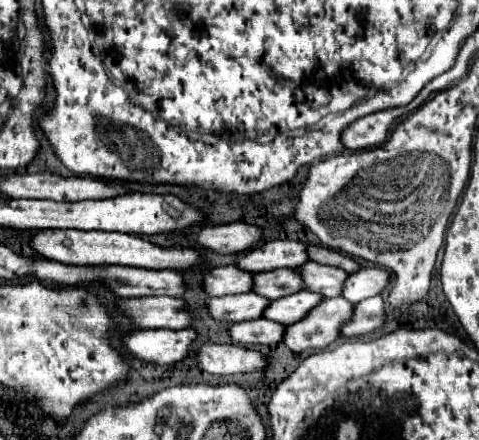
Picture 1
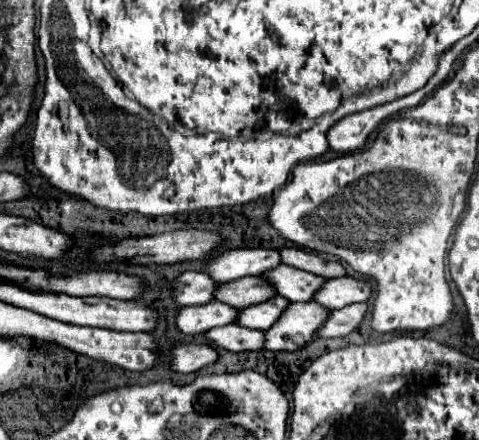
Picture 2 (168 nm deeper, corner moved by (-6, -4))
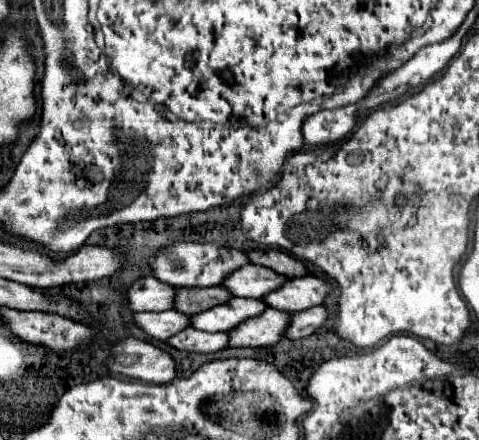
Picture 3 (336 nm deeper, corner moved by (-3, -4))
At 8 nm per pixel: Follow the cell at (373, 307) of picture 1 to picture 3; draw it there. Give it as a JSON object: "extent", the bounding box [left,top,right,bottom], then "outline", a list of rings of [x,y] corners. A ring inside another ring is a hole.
{"extent":[286,305,328,339],"outline":[[[324,305],[306,309],[306,311],[298,311],[298,313],[292,315],[292,321],[290,321],[290,327],[286,331],[286,337],[288,339],[310,337],[324,325],[326,319],[328,319],[328,309]]]}

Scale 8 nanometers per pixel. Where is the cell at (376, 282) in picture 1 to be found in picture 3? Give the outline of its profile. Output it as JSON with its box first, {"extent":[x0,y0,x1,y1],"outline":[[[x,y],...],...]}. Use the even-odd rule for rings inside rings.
{"extent":[264,275,332,313],"outline":[[[308,275],[308,277],[288,279],[286,285],[266,295],[264,301],[270,307],[294,313],[294,311],[306,311],[308,307],[322,305],[322,301],[330,295],[330,291],[332,287],[326,279]]]}

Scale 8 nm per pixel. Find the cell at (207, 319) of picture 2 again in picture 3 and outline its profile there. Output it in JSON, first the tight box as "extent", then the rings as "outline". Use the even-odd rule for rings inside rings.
{"extent":[134,309,190,341],"outline":[[[170,309],[162,313],[134,313],[134,323],[154,339],[166,341],[172,335],[190,327],[190,317],[176,309]]]}

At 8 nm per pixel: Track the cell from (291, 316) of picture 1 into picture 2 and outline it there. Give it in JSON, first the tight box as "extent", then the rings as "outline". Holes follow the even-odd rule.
{"extent":[235,295,287,331],"outline":[[[275,295],[269,301],[245,307],[237,313],[235,323],[247,329],[259,329],[259,331],[267,331],[267,327],[271,327],[271,323],[275,323],[275,319],[279,319],[279,315],[283,313],[283,307],[287,307],[287,299],[283,299],[281,295]]]}

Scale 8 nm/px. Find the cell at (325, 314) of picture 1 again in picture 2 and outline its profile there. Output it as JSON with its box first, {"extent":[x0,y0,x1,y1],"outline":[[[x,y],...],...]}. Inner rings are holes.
{"extent":[263,303,327,351],"outline":[[[289,303],[283,315],[265,331],[265,343],[263,349],[269,351],[297,351],[303,345],[307,345],[311,339],[315,339],[315,327],[327,319],[327,311],[323,307],[315,307],[315,303]]]}

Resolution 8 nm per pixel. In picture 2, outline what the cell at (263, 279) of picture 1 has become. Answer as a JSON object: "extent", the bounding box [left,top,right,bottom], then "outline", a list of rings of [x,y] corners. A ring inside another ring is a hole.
{"extent":[215,277,275,309],"outline":[[[243,277],[229,283],[223,283],[215,289],[215,301],[221,301],[229,307],[243,309],[253,303],[263,303],[275,297],[273,287],[261,277]]]}

